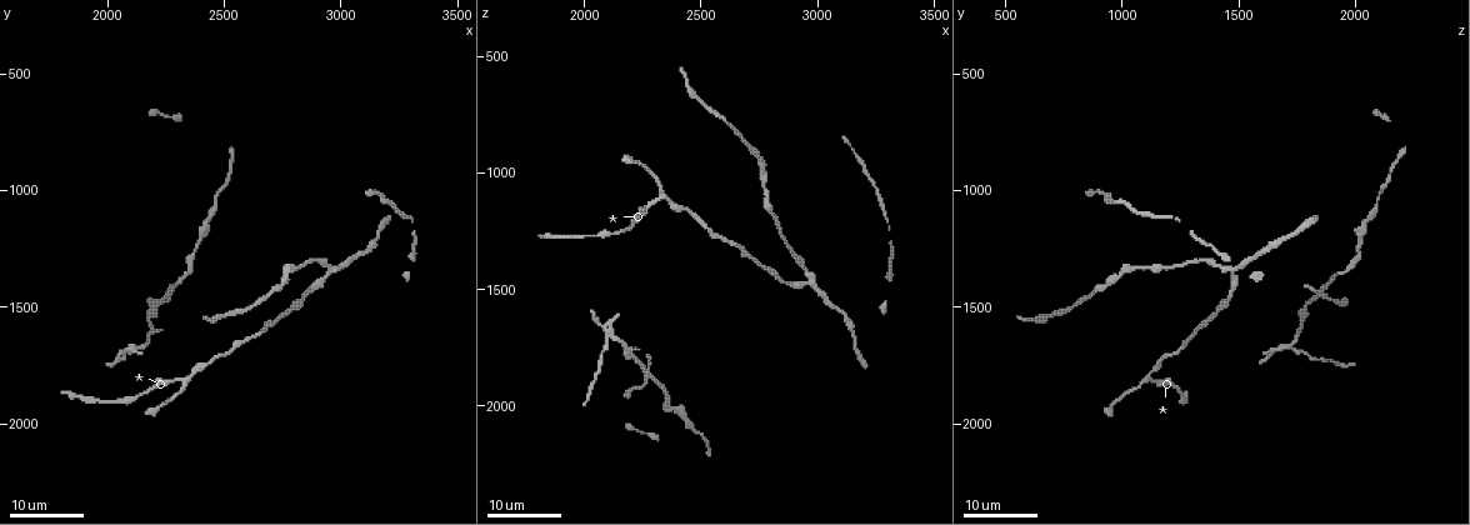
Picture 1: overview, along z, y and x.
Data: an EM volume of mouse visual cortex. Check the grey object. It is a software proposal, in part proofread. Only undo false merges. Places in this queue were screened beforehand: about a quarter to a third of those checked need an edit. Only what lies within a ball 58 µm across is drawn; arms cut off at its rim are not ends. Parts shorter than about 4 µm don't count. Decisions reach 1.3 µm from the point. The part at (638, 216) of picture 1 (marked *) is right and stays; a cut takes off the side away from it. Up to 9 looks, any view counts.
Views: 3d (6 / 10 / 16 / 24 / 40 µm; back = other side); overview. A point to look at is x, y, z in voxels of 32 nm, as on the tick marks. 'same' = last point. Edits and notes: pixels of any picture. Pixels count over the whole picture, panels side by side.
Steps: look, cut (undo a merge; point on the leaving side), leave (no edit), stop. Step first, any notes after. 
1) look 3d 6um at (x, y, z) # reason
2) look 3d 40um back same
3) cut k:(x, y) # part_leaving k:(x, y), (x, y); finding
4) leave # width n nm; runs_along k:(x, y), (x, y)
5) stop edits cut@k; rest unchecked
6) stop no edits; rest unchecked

look 3d 24um at (2340, 1830, 1100) # three arms meet

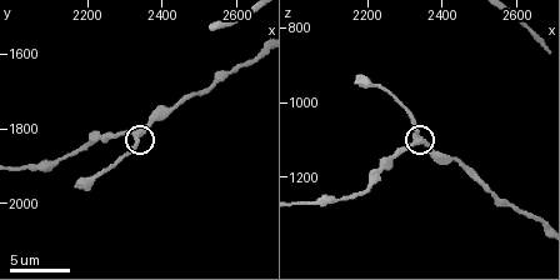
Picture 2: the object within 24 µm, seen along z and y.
look 3d 6um at (2340, 1820, 1090)

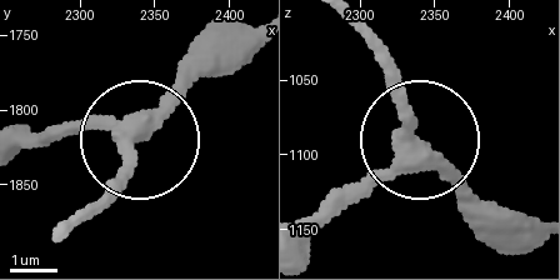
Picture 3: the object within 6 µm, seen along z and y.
leave # side_arm 9 um; runs_along 3:(300, 241), (408, 158), (388, 54); continuous, no second cell

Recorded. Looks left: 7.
look 3d 24um at (2970, 1330, 1470) # side arm on a straight run

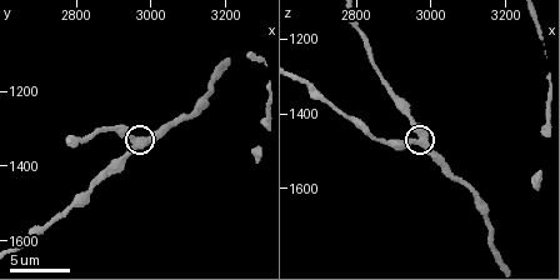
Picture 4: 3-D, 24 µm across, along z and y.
look 3d 10um same

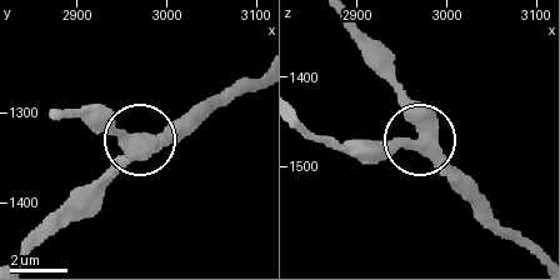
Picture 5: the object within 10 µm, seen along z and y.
leave # arms 3; all the same cell

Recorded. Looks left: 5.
look 3d 10um at (3110, 1250, 1610)

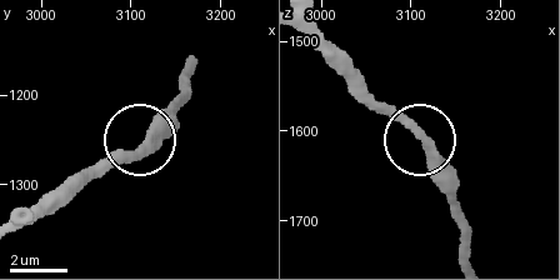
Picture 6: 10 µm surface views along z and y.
leave # runs_along 6:(303, 24), (418, 136), (430, 171), (459, 205); continuous, no second cell

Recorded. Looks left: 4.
look 3d 16um at (2270, 1440, 1860) # four arms meet

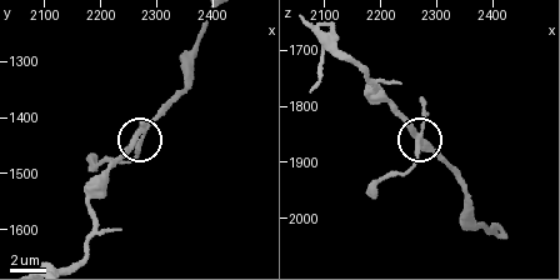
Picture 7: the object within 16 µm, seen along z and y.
look 3d 10um at (2270, 1445, 1860)

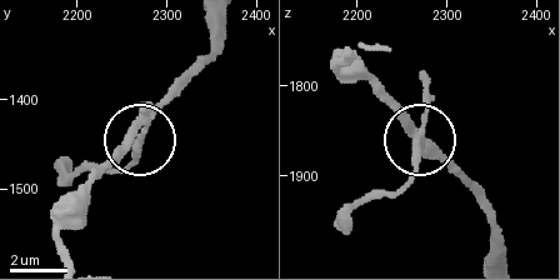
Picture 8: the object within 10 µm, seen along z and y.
look 3d 6um same

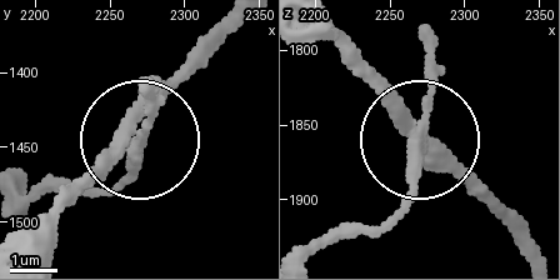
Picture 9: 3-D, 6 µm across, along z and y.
cut 9:(151, 96) # part_leaving 9:(416, 134), (405, 203), (309, 250); two cells meet here

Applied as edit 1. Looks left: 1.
stop edits cut@9; rest unchecked

